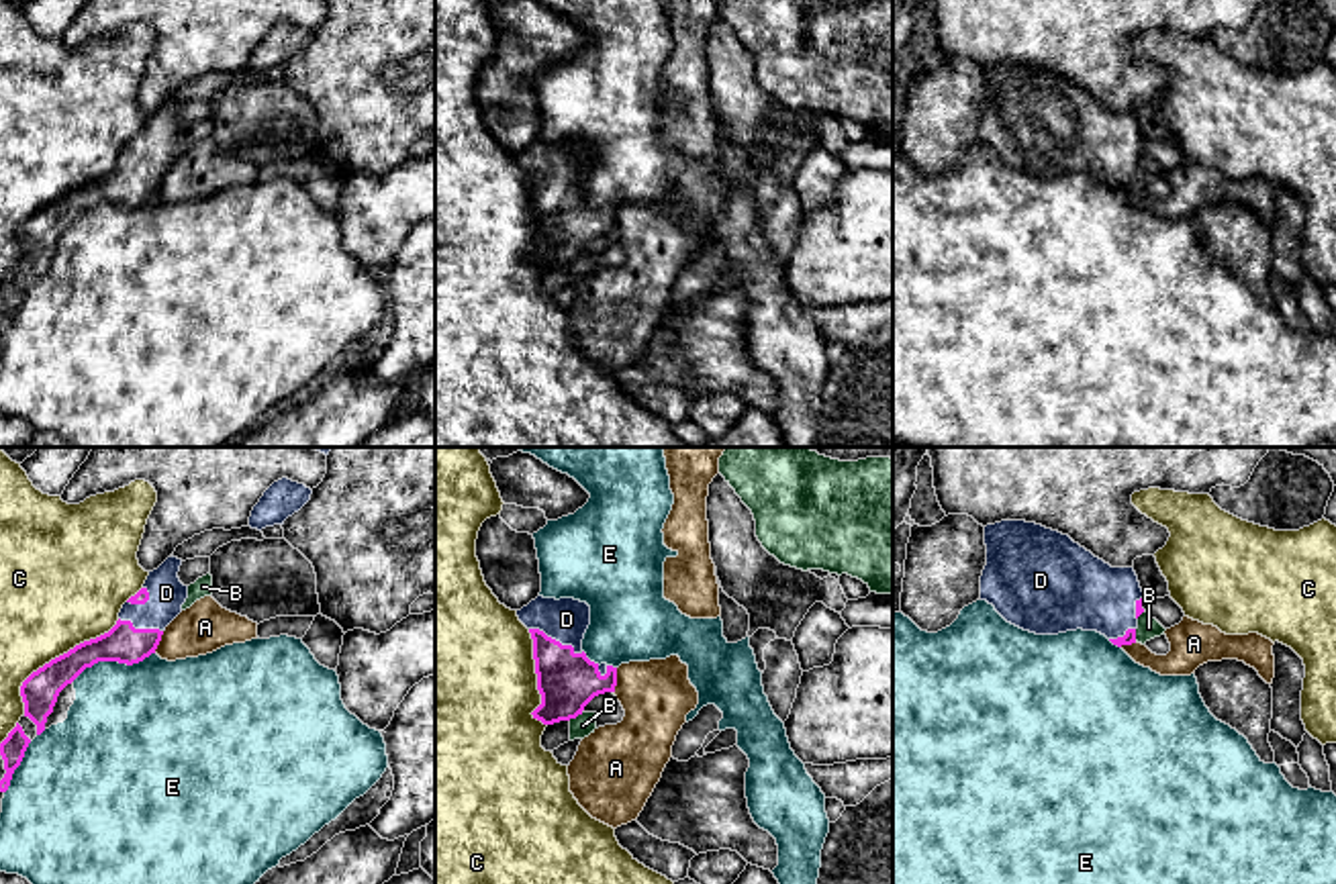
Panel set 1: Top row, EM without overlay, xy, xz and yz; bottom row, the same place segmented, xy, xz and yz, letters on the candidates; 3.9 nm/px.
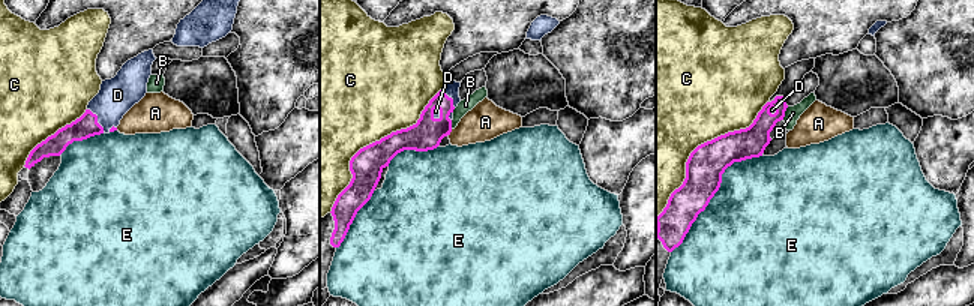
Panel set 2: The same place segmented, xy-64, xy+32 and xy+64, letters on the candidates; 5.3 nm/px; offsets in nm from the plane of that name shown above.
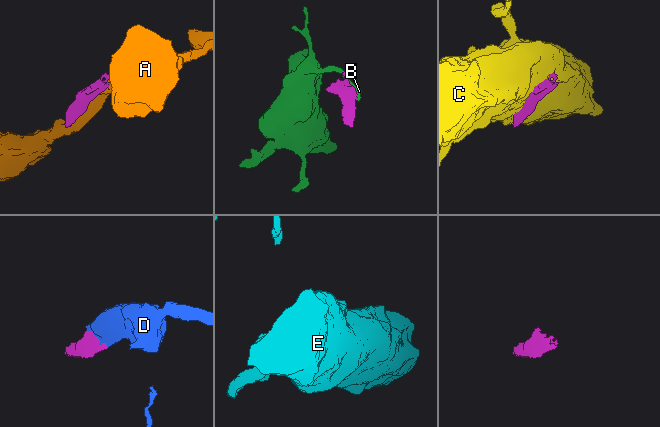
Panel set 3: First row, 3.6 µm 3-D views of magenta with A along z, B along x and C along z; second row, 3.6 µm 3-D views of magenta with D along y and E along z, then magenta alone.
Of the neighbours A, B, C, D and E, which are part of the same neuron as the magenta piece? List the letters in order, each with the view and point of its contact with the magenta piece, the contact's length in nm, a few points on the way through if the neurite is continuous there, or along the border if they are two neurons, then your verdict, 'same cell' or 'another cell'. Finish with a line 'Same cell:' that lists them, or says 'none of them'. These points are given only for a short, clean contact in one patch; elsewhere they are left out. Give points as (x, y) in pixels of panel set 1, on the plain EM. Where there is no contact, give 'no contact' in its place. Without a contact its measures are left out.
A: contact xz (615, 223); length 110 nm; border xz (617, 211), (613, 235); another cell
B: contact xz (575, 260); length 70 nm; border xz (583, 256), (568, 262); another cell
C: contact xy (56, 201); length 550 nm; another cell
D: contact xz (554, 182); length 240 nm; same cell
E: contact xy (113, 203); length 340 nm; another cell
Same cell: D

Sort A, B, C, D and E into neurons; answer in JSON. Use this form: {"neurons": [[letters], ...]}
{"neurons": [["A"], ["B"], ["C"], ["D"], ["E"]]}

